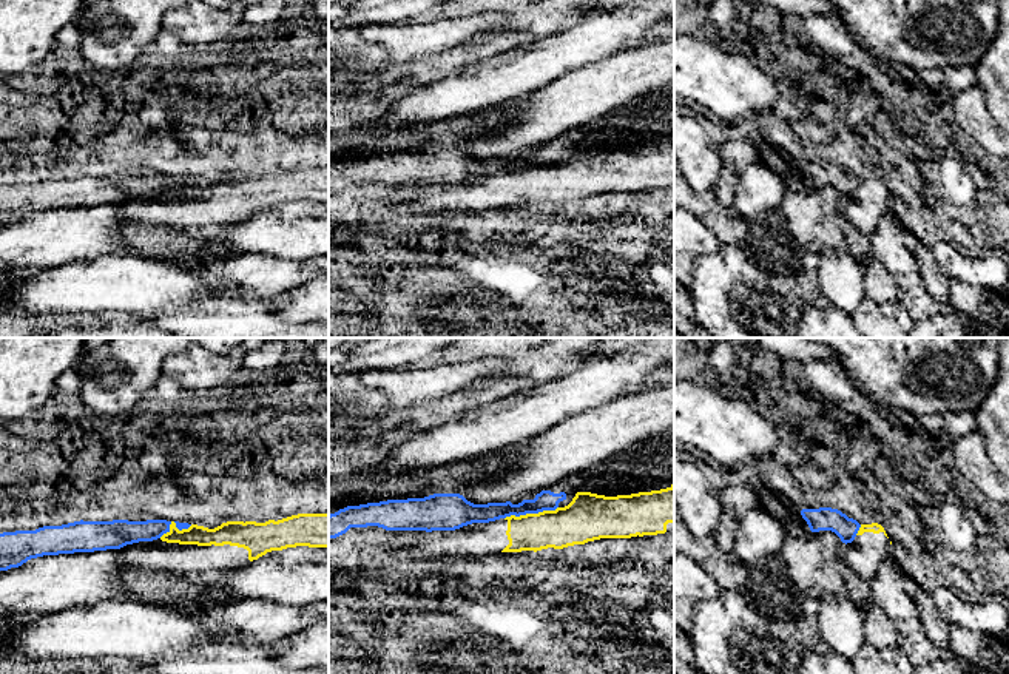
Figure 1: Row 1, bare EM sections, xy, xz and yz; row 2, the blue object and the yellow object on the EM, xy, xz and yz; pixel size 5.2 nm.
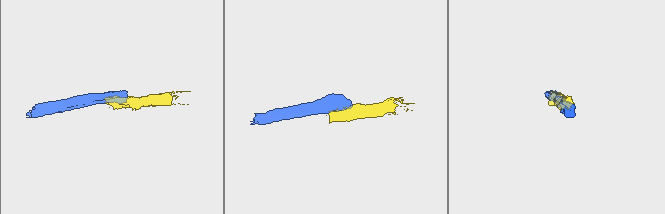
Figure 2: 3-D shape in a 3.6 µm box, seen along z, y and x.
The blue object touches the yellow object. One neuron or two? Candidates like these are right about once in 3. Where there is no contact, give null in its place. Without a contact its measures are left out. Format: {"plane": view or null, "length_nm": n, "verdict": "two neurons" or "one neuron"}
{"plane": "xz", "length_nm": 280, "verdict": "two neurons"}

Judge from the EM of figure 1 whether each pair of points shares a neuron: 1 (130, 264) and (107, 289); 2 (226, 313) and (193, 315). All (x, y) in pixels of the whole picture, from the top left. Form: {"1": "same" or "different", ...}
{"1": "same", "2": "same"}

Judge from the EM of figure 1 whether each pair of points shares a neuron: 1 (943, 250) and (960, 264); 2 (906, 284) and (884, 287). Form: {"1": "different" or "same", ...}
{"1": "same", "2": "different"}

